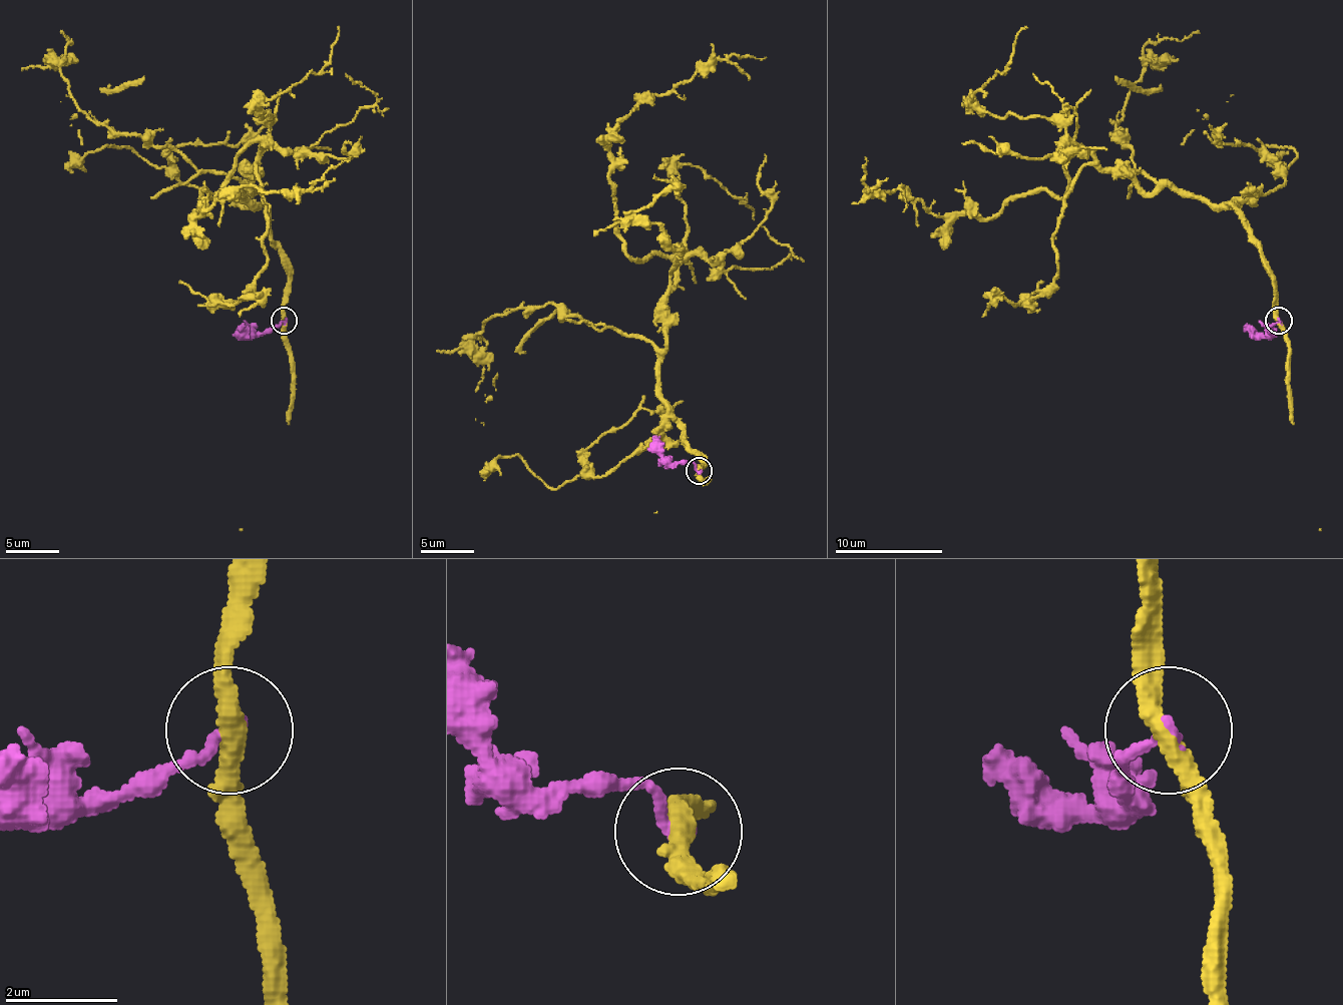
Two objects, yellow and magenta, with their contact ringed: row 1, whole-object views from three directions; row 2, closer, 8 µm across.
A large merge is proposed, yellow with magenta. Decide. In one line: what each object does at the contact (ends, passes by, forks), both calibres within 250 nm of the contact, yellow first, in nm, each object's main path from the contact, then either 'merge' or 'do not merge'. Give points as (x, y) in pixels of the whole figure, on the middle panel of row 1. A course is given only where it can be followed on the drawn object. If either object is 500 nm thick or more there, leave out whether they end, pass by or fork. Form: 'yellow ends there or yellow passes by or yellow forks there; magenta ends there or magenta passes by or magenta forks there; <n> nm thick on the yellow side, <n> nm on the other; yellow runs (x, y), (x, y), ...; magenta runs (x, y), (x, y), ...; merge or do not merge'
yellow passes by; magenta ends there; 360 nm thick on the yellow side, 200 nm on the other; yellow runs (700, 472), (658, 386), (675, 262), (626, 254), (610, 138), (640, 103), (669, 95), (718, 60), (767, 58); magenta runs (700, 472), (692, 464), (669, 464), (653, 437); do not merge

